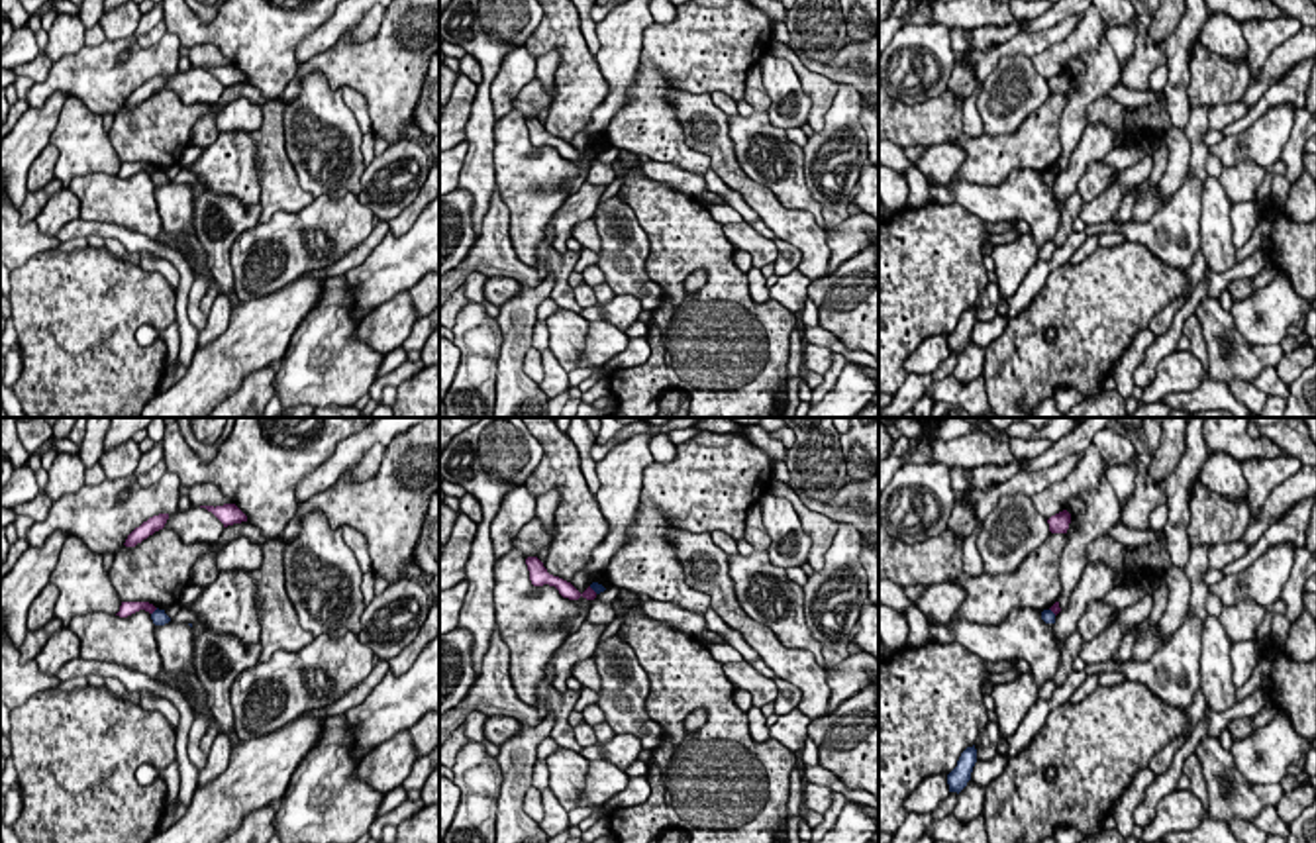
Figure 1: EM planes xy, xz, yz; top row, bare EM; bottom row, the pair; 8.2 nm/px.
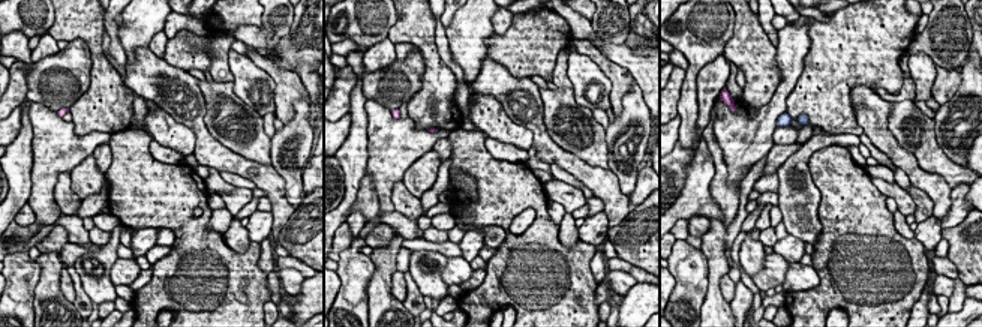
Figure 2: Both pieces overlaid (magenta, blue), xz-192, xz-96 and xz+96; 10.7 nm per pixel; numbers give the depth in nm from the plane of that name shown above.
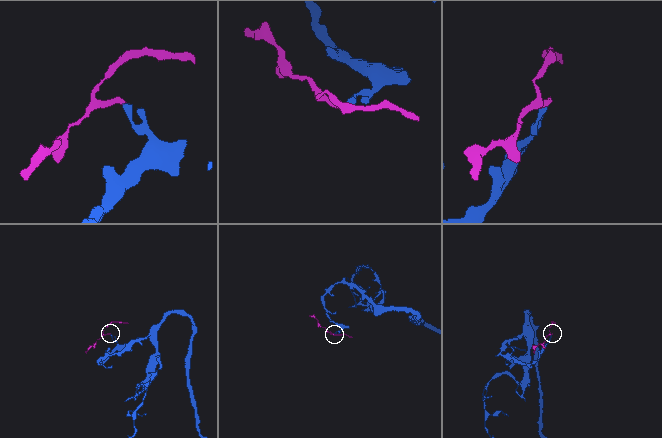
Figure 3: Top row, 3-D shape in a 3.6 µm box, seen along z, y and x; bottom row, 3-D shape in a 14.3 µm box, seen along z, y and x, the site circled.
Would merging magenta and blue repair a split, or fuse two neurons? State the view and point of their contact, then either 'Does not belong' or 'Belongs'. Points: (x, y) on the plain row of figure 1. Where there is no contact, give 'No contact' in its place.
Touches magenta at xy (153, 171). Does not belong

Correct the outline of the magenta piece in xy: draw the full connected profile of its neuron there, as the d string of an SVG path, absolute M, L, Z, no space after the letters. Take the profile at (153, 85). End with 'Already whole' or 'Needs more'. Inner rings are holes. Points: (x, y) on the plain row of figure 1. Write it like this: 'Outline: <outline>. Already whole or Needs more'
Outline: M159 74L149 78L147 82L143 82L139 88L135 88L127 100L126 100L126 108L135 108L137 104L141 104L143 100L147 100L149 96L153 96L155 92L163 90L165 84L169 80L169 74Z. Already whole

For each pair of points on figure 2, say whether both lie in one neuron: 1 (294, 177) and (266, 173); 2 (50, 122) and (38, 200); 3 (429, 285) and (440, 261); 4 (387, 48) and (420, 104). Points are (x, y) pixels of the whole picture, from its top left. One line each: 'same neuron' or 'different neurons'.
1: different neurons
2: same neuron
3: same neuron
4: different neurons

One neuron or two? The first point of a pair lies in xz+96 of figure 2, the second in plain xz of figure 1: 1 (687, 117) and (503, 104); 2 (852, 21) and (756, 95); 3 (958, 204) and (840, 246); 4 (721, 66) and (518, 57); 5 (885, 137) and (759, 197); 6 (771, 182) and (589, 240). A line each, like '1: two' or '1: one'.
1: two
2: two
3: one
4: one
5: one
6: one

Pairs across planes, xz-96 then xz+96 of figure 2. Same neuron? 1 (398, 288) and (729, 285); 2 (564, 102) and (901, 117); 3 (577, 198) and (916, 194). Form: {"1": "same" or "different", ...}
{"1": "same", "2": "same", "3": "different"}

